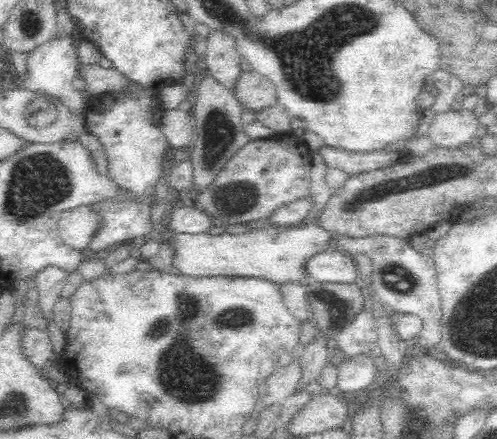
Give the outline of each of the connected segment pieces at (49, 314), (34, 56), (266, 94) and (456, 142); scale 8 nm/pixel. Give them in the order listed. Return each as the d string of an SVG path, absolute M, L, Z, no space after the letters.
M50 266L35 274L34 285L39 292L39 306L43 320L55 322L54 305L65 286L67 271Z
M54 30L48 40L27 54L26 62L29 71L27 72L27 77L22 78L16 84L16 88L20 86L28 90L38 90L53 96L54 99L59 98L64 104L72 108L72 111L85 110L82 95L74 91L71 83L80 65L77 53L78 45L75 44L77 39L70 34L60 34L60 36L57 36Z
M246 68L239 78L235 97L246 109L259 112L277 103L276 85L263 74Z
M460 109L435 115L428 121L427 136L435 147L453 148L476 139L479 121L470 110Z

